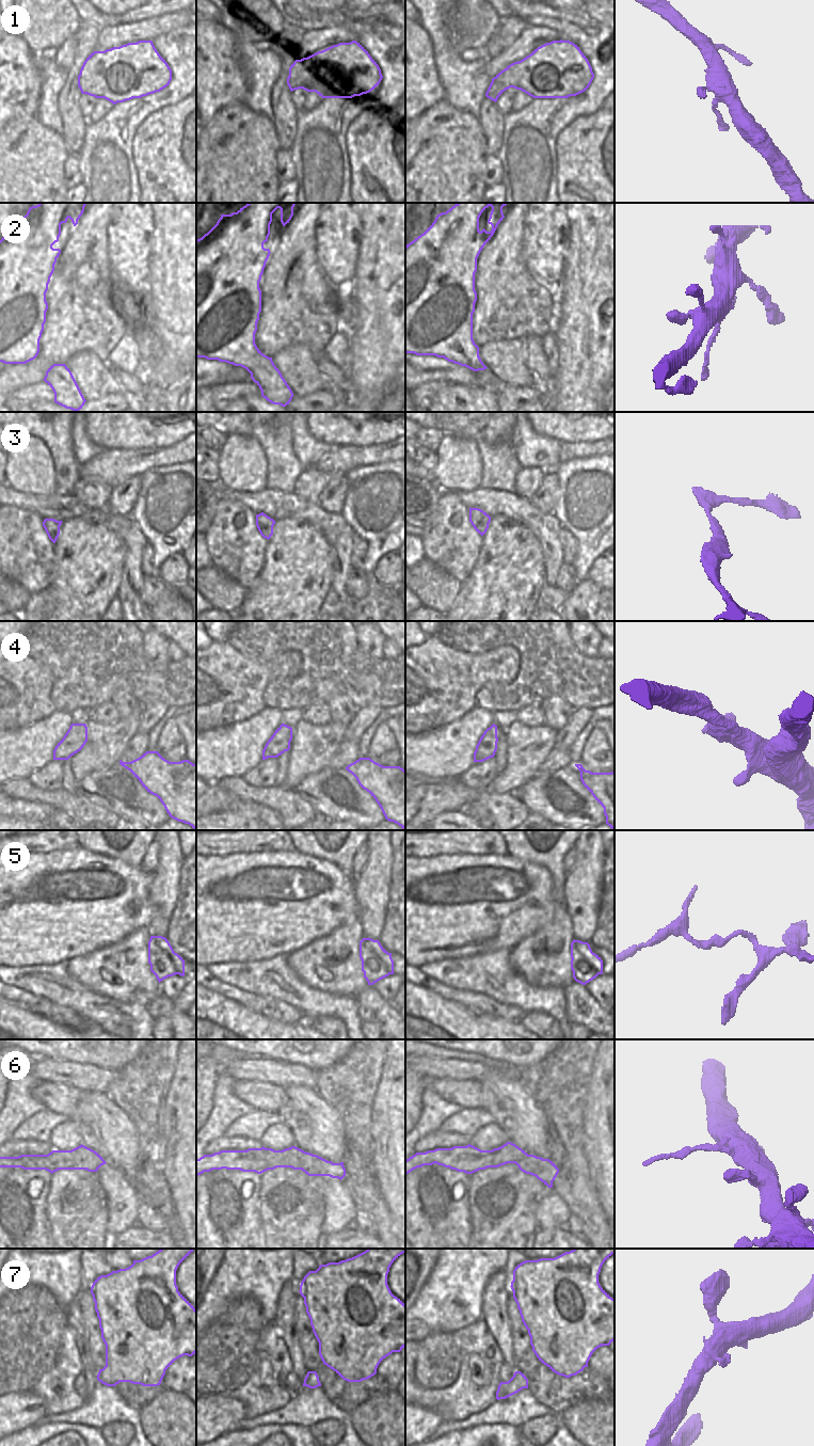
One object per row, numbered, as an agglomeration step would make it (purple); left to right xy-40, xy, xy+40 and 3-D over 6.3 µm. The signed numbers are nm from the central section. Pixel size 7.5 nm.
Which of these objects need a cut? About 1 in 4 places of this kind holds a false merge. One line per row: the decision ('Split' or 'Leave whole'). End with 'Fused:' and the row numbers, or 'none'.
1: Leave whole
2: Leave whole
3: Leave whole
4: Leave whole
5: Leave whole
6: Split
7: Leave whole
Fused: 6.

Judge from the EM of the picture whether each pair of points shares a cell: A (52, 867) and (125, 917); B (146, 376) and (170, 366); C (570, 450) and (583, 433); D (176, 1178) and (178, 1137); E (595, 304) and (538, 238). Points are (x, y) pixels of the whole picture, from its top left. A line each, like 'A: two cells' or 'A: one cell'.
A: one cell
B: one cell
C: two cells
D: one cell
E: two cells

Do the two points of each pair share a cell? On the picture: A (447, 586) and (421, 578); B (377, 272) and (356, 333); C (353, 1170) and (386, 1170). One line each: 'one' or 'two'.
A: one
B: one
C: two

